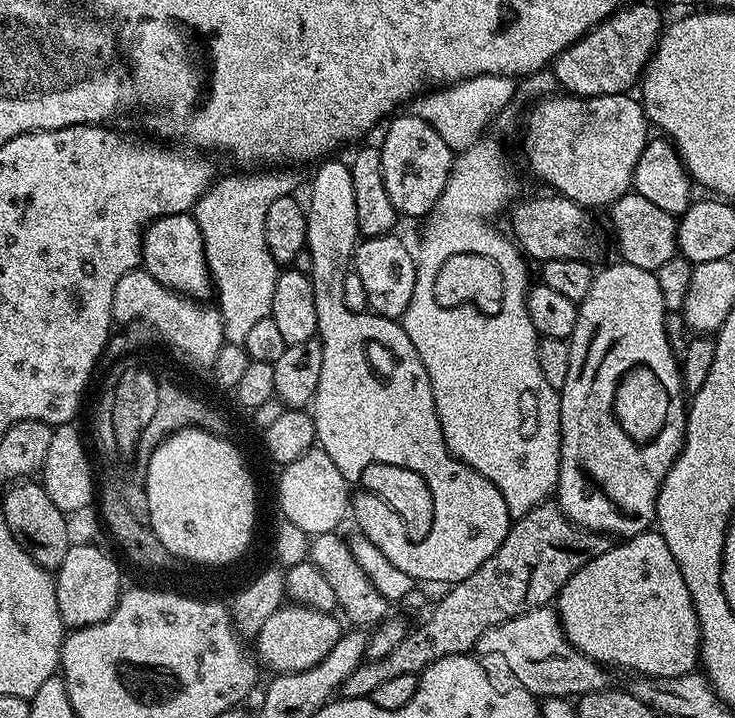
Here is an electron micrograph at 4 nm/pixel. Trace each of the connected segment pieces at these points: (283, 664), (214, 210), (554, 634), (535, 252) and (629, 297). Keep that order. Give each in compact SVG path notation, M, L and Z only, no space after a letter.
M285 603L278 610L274 610L274 614L266 618L266 622L262 622L262 630L254 638L254 652L259 663L263 667L265 664L272 674L301 672L310 670L310 666L318 666L318 662L322 662L322 658L326 658L326 654L334 650L334 642L338 642L342 634L341 621L336 621L336 618L335 615L319 612L306 604Z
M252 170L249 176L228 176L225 180L217 179L212 187L197 202L194 215L198 222L198 230L202 230L204 239L204 257L208 263L208 274L214 285L214 296L218 301L220 317L224 323L224 338L227 343L239 344L246 342L246 333L262 318L271 316L274 302L274 282L278 275L278 265L266 246L266 210L270 202L279 196L293 195L297 190L296 176L284 170Z
M551 607L535 608L518 618L510 618L482 634L479 651L488 656L500 656L515 683L537 698L572 696L579 698L587 692L602 692L609 687L605 665L597 664L568 641L560 625L560 617Z
M559 194L548 195L552 196L536 196L533 200L521 199L511 209L513 212L510 235L516 241L517 248L525 257L533 261L536 259L537 262L562 258L595 261L595 256L600 252L600 232L592 221L593 213L570 198Z
M615 262L609 268L595 273L590 286L590 294L578 304L578 322L574 334L568 340L570 349L570 371L566 373L566 382L558 389L560 397L560 473L554 493L560 509L577 528L589 532L607 534L612 538L627 538L649 531L656 520L656 499L662 482L670 466L684 449L684 427L688 424L688 409L684 380L680 376L680 360L672 353L672 344L668 341L668 328L664 325L666 309L662 302L662 290L658 290L658 278L650 270L642 270L633 264Z

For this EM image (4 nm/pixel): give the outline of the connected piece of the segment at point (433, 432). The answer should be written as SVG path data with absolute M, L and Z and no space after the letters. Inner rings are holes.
M316 272L316 299L314 299L314 306L318 310L318 322L316 323L316 330L318 339L322 346L322 374L318 378L318 390L314 394L310 405L310 415L314 426L316 427L316 444L326 454L330 454L330 459L334 462L334 466L338 466L338 470L342 470L342 474L349 478L358 478L363 470L371 463L389 463L390 466L406 467L408 470L416 471L425 479L425 482L432 494L432 502L434 504L434 520L430 527L430 532L426 534L425 538L440 538L444 534L450 534L446 538L450 540L428 540L428 546L416 546L414 540L400 540L396 544L396 540L382 540L380 536L380 528L378 524L366 524L372 526L372 537L369 539L374 546L382 546L384 542L384 549L382 554L386 556L403 573L413 577L416 582L422 580L433 580L436 584L444 584L443 586L451 586L459 582L462 578L470 578L470 574L474 574L474 570L478 570L478 566L482 566L482 562L486 562L486 558L490 558L490 554L494 554L494 550L498 550L498 546L502 546L502 542L506 538L508 529L510 527L510 517L508 514L508 507L506 506L506 498L502 498L502 494L498 494L498 486L494 486L494 482L490 482L486 478L482 478L482 474L478 474L468 464L457 460L448 448L444 445L444 435L442 434L442 426L438 422L438 414L434 406L434 394L430 386L430 378L426 374L426 366L422 362L422 358L418 358L418 350L414 350L414 342L410 342L410 338L406 338L406 330L400 320L391 320L385 316L377 316L375 312L369 310L366 312L352 312L346 304L340 304L340 292L336 292L336 288L328 288L328 292L320 292L320 272ZM394 548L400 550L412 550L412 556L394 556Z

